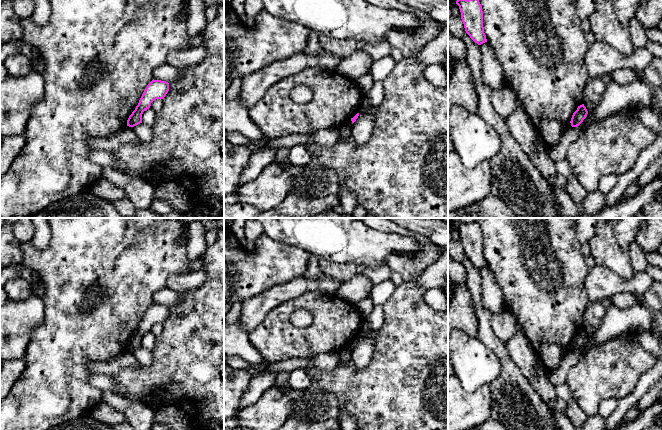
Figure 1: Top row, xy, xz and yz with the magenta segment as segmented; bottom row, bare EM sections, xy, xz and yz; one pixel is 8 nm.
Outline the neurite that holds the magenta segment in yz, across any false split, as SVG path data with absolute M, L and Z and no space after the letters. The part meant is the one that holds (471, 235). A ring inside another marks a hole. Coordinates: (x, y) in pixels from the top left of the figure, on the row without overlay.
M478 222L461 223L456 225L461 236L461 243L466 257L470 262L481 269L487 266L483 251L483 235Z

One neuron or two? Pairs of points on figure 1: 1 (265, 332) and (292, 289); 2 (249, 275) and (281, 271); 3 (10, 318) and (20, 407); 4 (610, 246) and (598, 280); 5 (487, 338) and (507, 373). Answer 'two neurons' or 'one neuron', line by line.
1: two neurons
2: one neuron
3: two neurons
4: two neurons
5: one neuron

